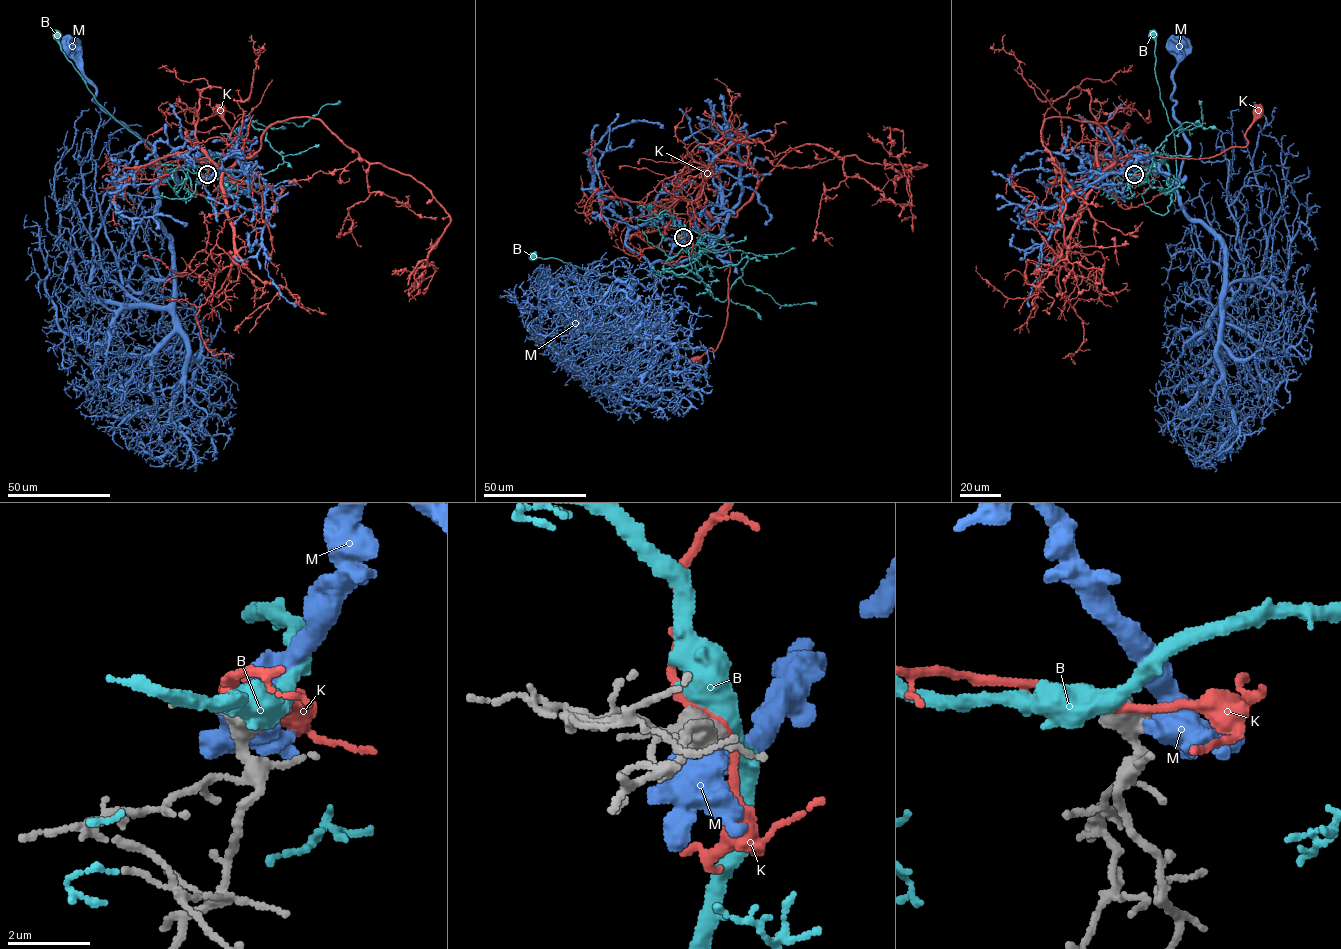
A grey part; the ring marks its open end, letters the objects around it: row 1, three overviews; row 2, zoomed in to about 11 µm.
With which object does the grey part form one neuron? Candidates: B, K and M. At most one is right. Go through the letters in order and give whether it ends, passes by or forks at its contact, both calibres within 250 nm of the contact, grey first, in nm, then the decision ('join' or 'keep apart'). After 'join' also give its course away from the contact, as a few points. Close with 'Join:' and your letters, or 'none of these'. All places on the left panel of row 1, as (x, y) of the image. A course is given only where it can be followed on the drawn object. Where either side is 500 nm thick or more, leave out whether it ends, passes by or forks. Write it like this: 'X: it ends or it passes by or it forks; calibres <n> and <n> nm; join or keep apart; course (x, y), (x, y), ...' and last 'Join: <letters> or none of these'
B: calibres 480 and 550 nm; join; course (207, 174), (207, 170), (187, 164), (184, 189), (191, 198), (181, 199), (148, 146), (97, 102), (54, 35)
K: calibres 500 and 200 nm; keep apart
M: calibres 550 and 550 nm; keep apart
Join: B

